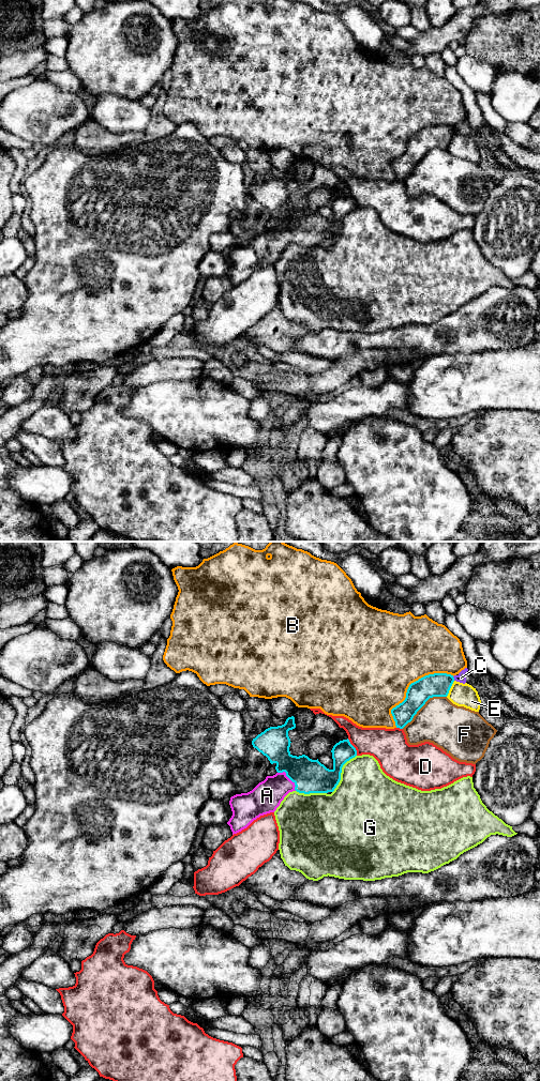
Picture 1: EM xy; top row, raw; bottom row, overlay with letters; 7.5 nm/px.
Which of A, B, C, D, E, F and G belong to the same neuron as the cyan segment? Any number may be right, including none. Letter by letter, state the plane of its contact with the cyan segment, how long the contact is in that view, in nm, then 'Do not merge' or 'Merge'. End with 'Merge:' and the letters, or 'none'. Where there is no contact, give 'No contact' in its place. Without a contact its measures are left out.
A: Touches cyan in xy. Shared border 200 nm. Merge
B: Touches cyan in xy. Shared border 600 nm. Do not merge
C: Touches cyan in xy. Shared border 40 nm. Do not merge
D: Touches cyan in xy. Shared border 150 nm. Do not merge
E: Touches cyan in xy. Shared border 140 nm. Do not merge
F: Touches cyan in xy. Shared border 420 nm. Do not merge
G: Touches cyan in xy. Shared border 340 nm. Do not merge
Merge: A

